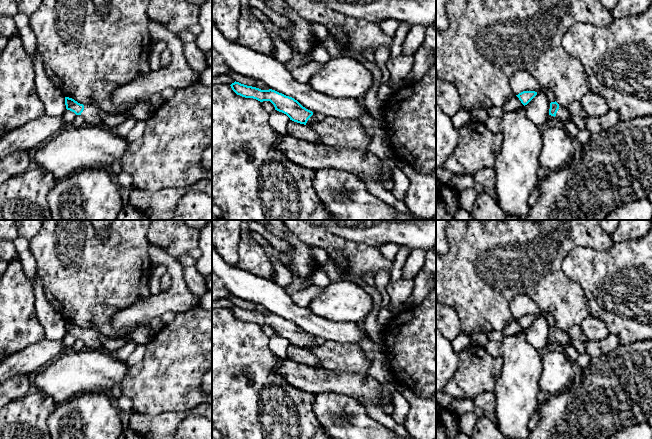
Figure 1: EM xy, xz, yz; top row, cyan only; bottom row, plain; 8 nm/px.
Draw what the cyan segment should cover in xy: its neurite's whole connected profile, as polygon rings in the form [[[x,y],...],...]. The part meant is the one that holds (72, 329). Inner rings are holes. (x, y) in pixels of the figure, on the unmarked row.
[[[65,321],[66,333],[81,339],[87,349],[103,349],[98,334],[92,329],[83,329],[72,322]]]

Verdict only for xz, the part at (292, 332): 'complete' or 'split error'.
split error

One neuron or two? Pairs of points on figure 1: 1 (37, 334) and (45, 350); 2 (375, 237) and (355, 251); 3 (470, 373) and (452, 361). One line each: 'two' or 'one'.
1: two
2: two
3: two

